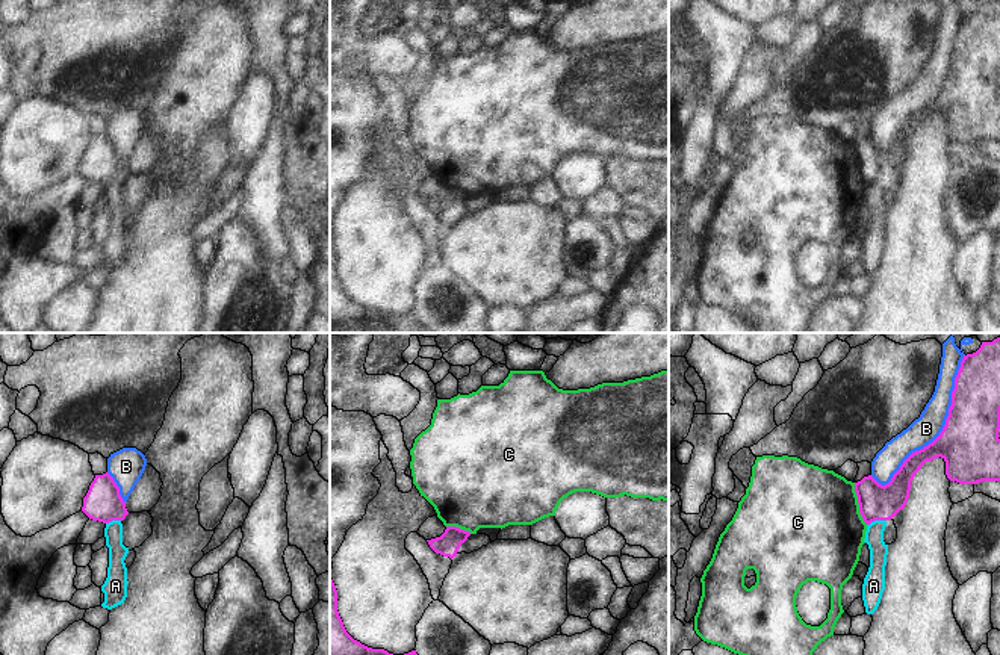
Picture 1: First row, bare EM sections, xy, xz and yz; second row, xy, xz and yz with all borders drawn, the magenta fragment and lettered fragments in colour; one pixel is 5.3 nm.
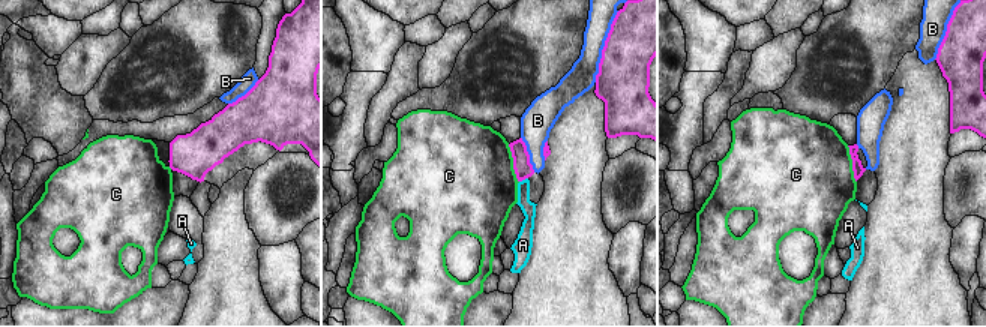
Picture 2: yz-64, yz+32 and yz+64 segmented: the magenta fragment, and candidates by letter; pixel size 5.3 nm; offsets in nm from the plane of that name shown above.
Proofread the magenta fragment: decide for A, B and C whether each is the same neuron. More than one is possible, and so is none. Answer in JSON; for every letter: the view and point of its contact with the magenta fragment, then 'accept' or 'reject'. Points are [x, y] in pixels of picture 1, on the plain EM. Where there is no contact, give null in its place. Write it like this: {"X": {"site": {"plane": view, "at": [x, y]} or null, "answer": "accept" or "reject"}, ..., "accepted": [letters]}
{"A": {"site": {"plane": "yz", "at": [876, 180]}, "answer": "reject"}, "B": {"site": {"plane": "yz", "at": [944, 88]}, "answer": "reject"}, "C": {"site": {"plane": "yz", "at": [858, 164]}, "answer": "reject"}, "accepted": []}

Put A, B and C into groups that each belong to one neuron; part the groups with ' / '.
A B / C

